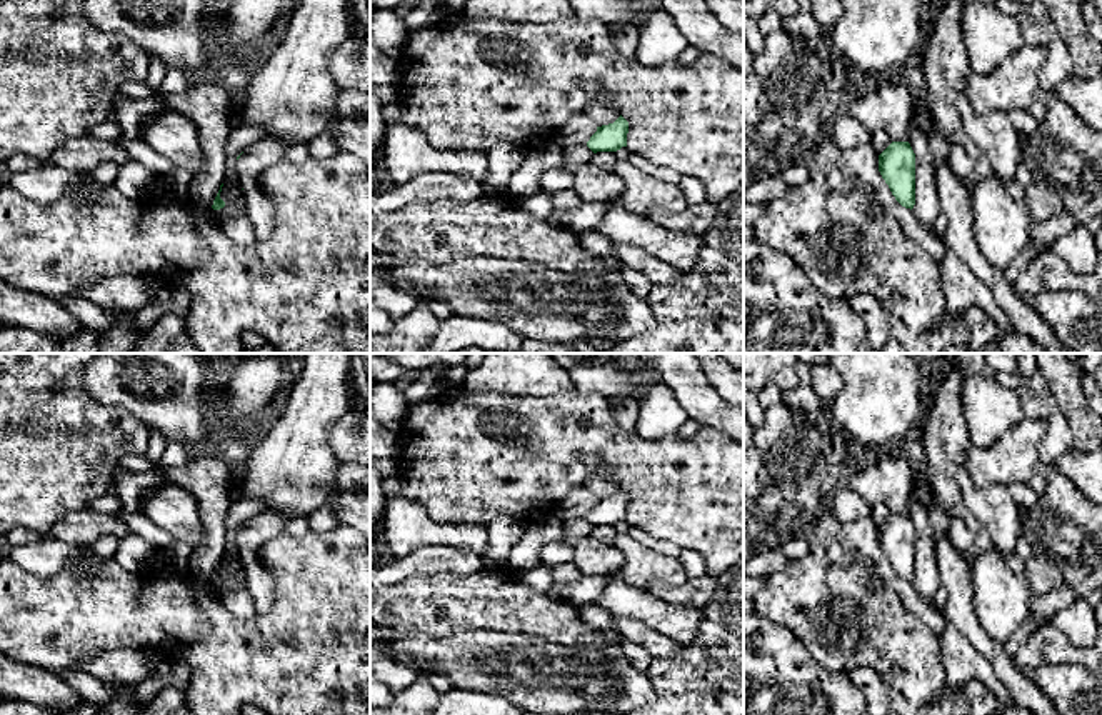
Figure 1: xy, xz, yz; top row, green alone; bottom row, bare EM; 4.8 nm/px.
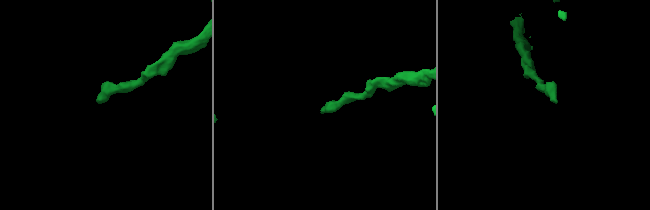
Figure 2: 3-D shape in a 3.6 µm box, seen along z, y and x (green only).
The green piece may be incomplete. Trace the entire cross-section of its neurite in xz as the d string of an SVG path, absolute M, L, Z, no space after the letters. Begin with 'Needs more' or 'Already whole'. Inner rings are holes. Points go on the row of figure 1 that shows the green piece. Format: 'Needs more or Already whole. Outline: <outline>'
Already whole. Outline: M620 115L614 123L597 127L587 147L597 152L617 152L627 147L629 122Z

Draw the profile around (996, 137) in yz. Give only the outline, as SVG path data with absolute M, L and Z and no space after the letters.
M964 90L955 100L955 108L967 135L990 160L994 173L1002 180L1015 180L1024 148L1009 113L999 110L975 113Z

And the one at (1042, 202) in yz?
M1032 183L1025 188L1024 205L1030 212L1032 222L1045 222L1060 215L1065 207L1054 188L1044 183Z

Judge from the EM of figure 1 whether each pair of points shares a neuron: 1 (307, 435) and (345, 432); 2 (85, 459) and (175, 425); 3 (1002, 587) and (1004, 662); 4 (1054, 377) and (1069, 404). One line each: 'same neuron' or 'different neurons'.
1: different neurons
2: different neurons
3: different neurons
4: same neuron

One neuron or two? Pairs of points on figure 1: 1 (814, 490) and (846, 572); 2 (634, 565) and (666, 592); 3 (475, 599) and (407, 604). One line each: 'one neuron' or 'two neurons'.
1: two neurons
2: two neurons
3: one neuron

